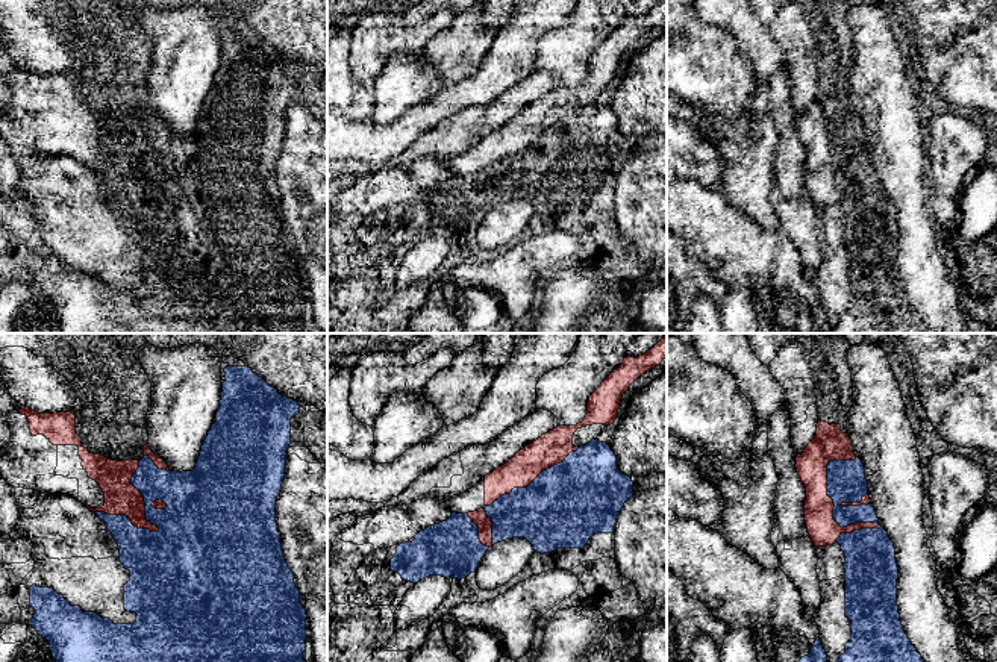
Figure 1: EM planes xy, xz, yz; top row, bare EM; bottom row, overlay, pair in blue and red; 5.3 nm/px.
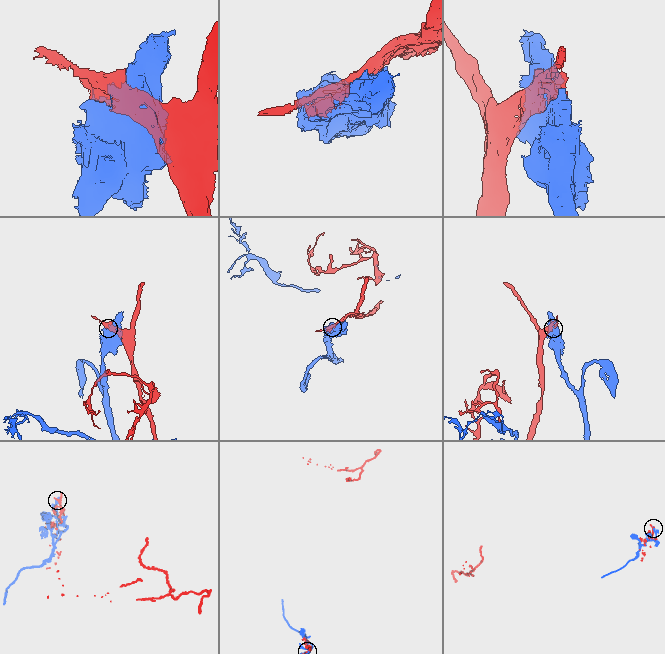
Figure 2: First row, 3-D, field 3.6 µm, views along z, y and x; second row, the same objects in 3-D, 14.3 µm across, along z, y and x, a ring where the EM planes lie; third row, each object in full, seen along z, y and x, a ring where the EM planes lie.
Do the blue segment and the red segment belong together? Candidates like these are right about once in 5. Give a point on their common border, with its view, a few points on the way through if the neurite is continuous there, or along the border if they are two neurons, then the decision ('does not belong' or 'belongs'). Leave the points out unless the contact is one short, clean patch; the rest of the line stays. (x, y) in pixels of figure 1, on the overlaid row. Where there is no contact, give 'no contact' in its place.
meets blue in yz at (837, 521); does not belong

